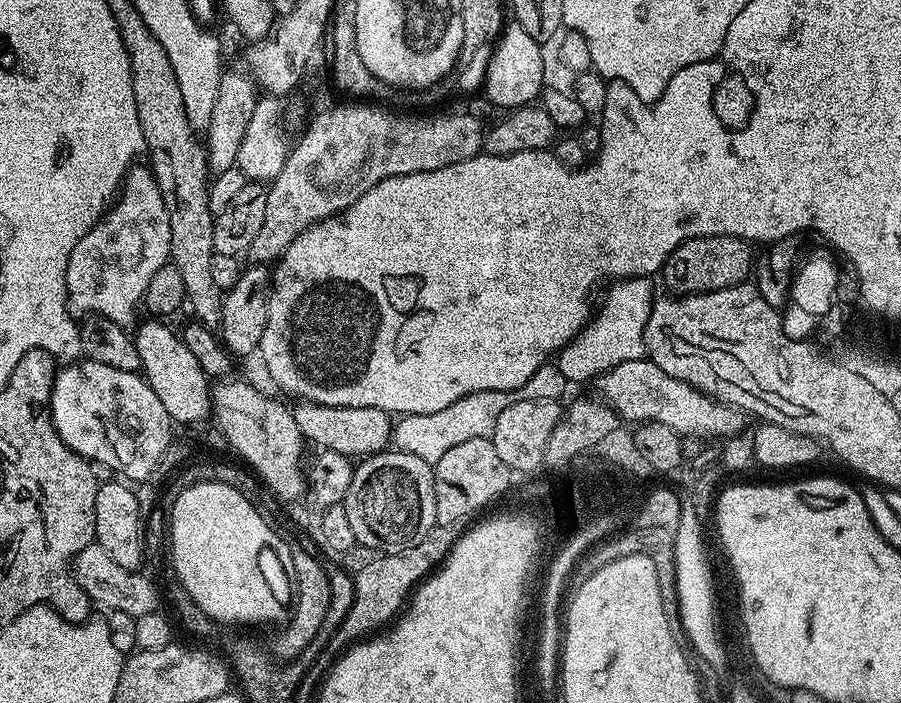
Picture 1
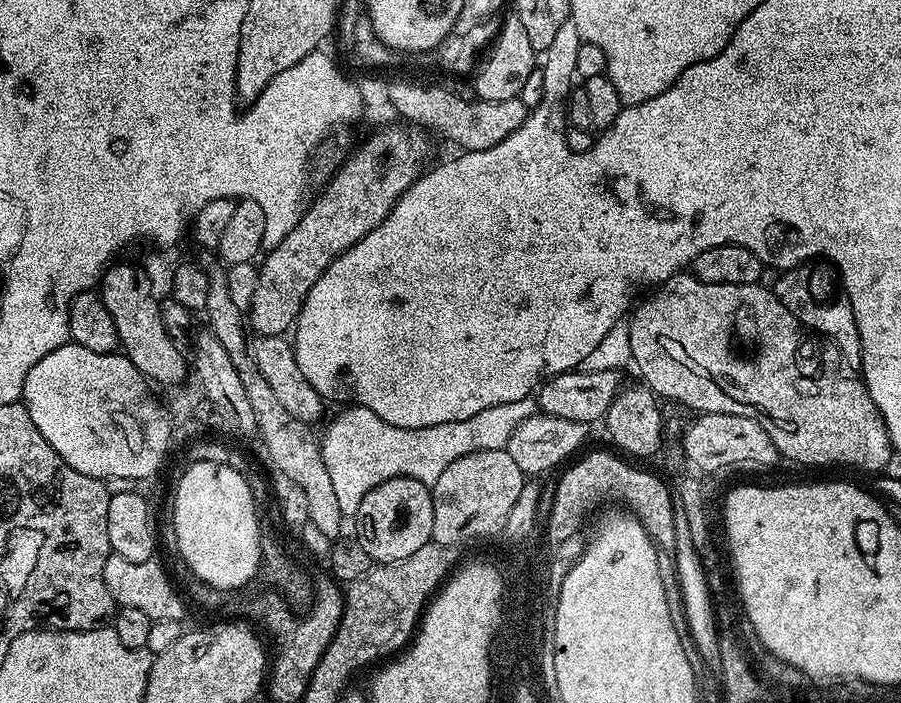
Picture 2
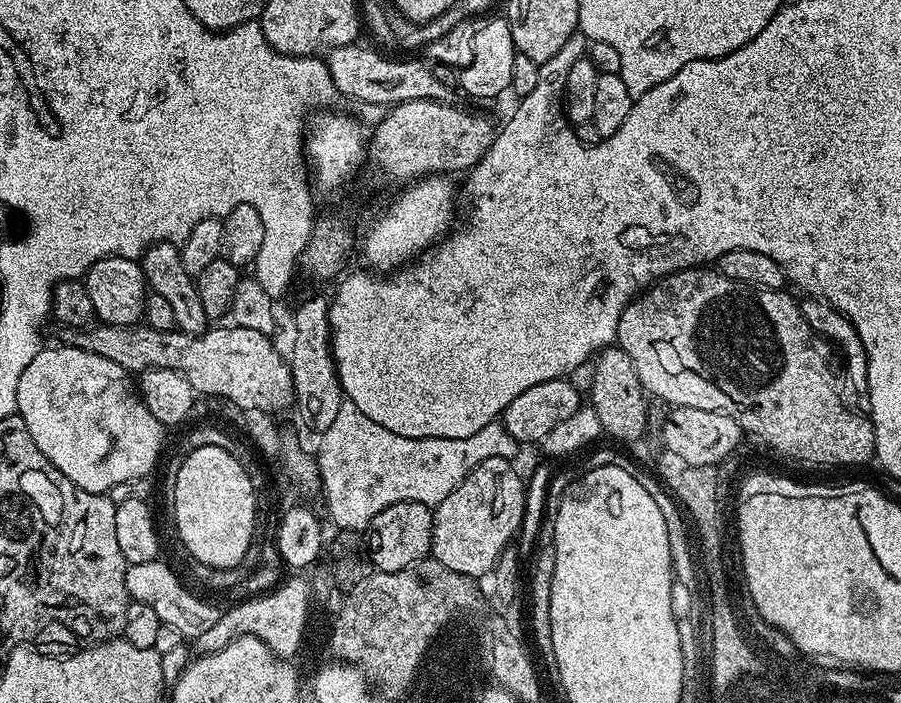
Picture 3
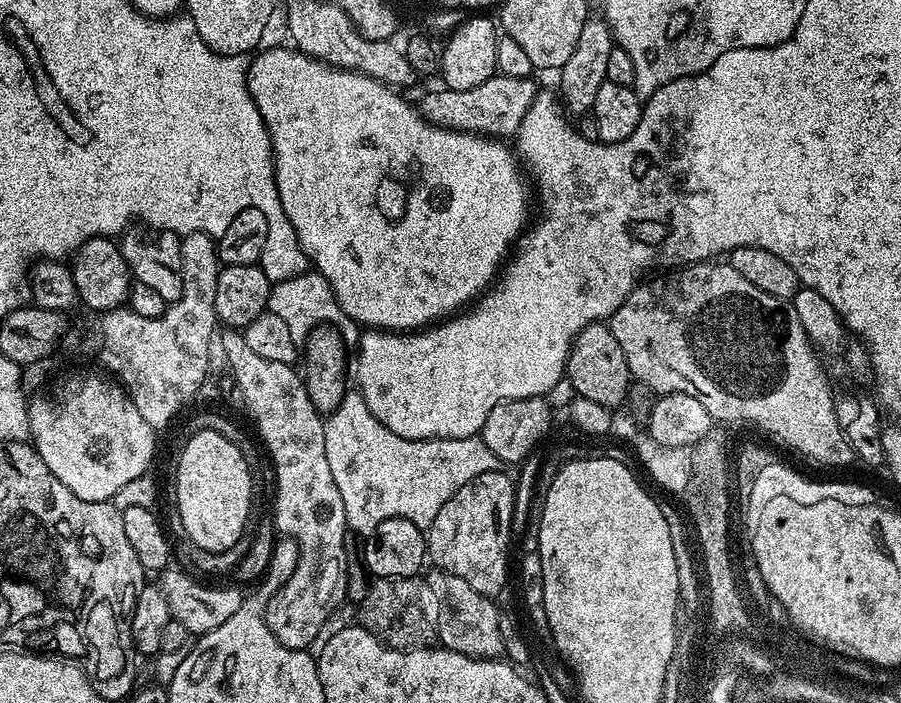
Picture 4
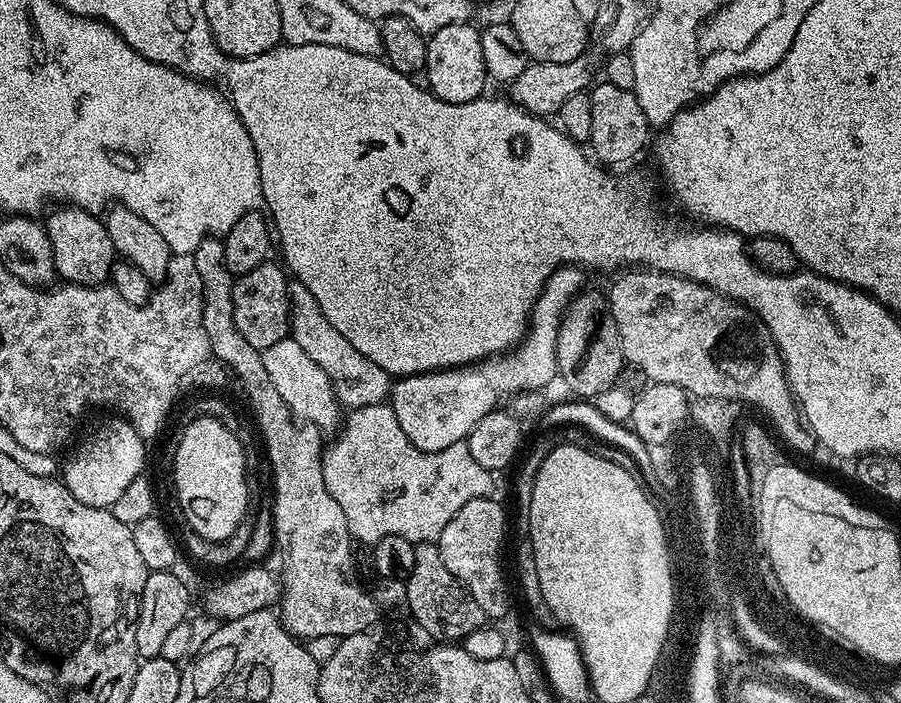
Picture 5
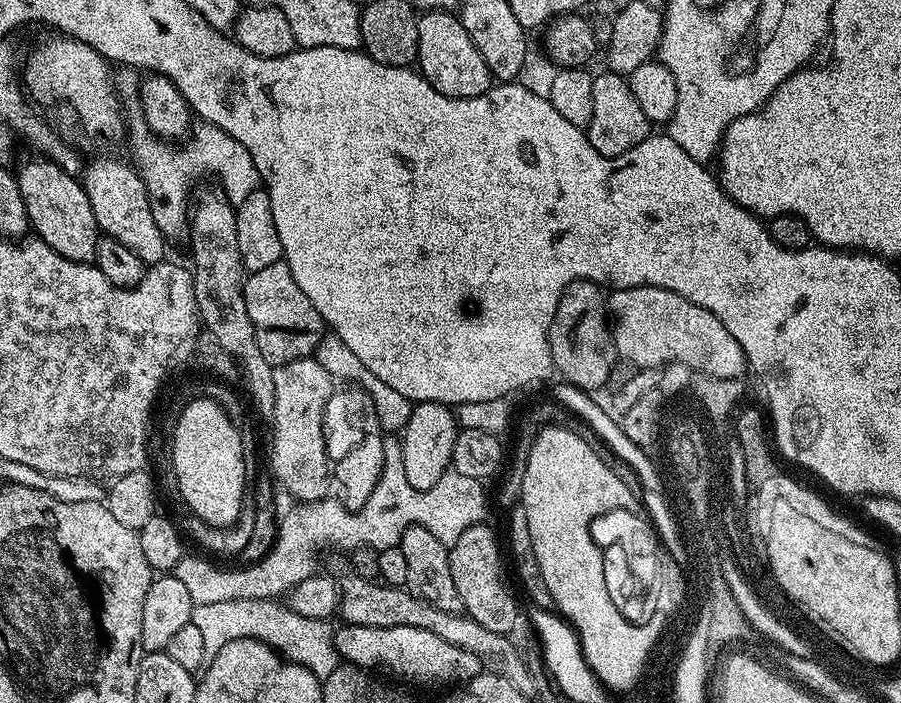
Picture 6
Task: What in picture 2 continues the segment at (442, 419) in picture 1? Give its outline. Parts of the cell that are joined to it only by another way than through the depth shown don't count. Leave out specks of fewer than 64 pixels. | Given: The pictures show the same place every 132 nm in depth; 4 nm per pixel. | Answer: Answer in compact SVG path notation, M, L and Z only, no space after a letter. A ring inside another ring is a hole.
M532 396L518 402L502 402L502 406L490 406L474 418L462 418L462 422L442 422L438 426L425 428L403 428L394 426L369 408L348 406L328 424L320 440L320 453L326 462L326 471L330 473L330 483L338 497L338 506L342 506L345 517L355 517L362 498L374 486L386 482L395 476L409 476L418 482L431 485L450 466L466 454L482 450L507 449L510 434L526 418L537 415L538 404Z

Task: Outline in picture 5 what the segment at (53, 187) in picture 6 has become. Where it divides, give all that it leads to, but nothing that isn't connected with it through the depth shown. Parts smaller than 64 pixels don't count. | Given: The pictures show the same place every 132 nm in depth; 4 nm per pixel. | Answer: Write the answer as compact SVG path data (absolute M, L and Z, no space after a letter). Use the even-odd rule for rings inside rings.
M71 206L49 211L47 216L46 227L50 242L54 246L57 277L70 284L81 284L91 288L107 285L112 274L112 265L118 260L114 242L110 242L107 223L97 213L89 212L87 208Z

